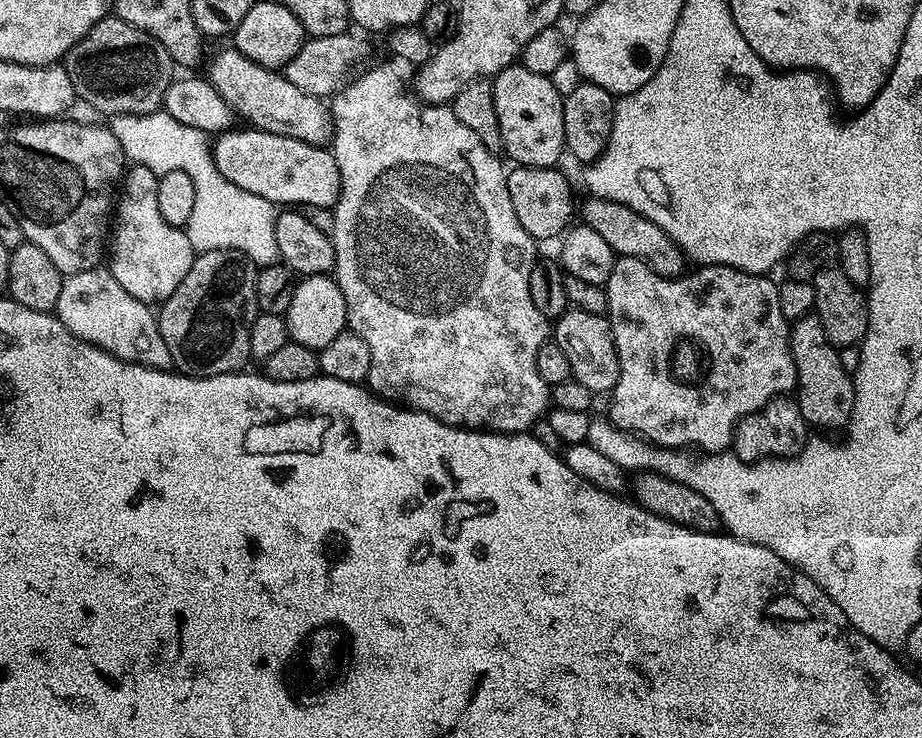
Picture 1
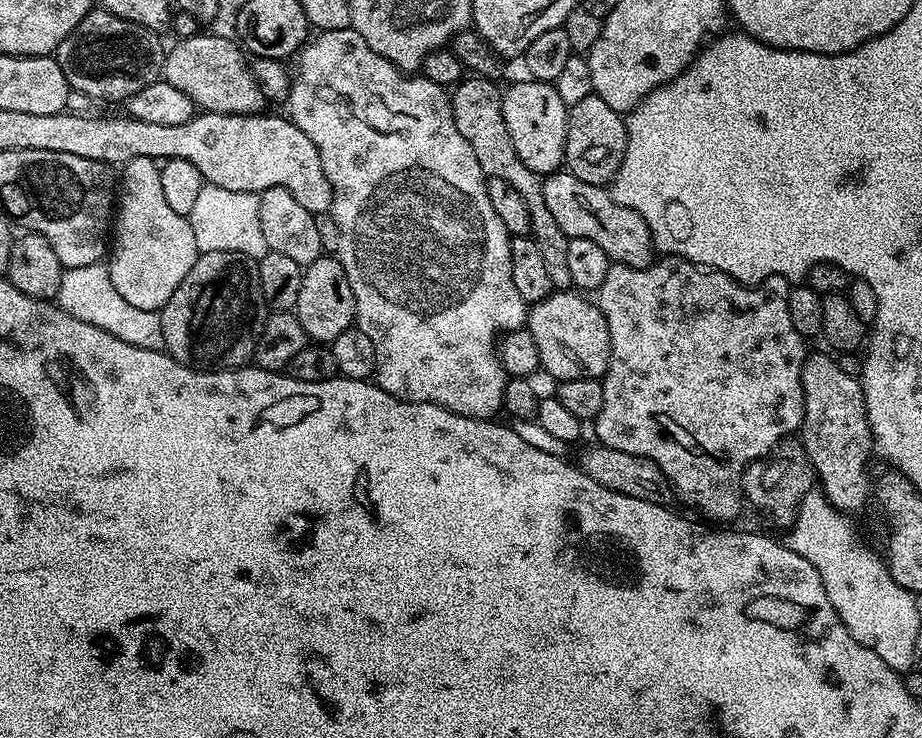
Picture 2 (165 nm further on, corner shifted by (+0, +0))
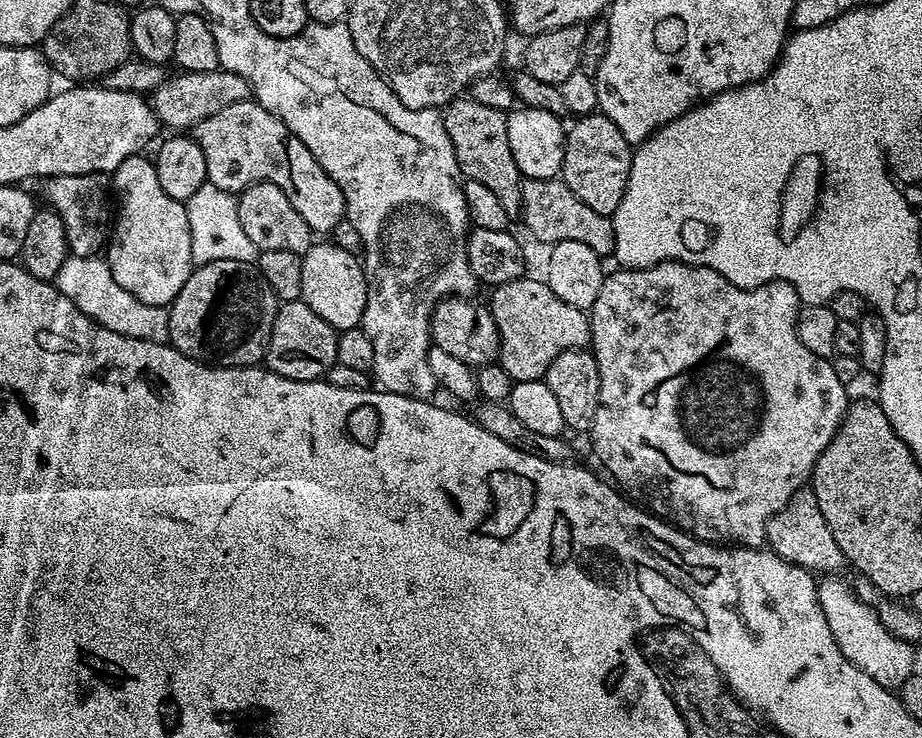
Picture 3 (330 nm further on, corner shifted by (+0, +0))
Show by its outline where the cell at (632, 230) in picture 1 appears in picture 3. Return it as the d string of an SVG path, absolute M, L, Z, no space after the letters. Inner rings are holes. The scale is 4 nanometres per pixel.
M521 179L522 186L522 221L528 232L545 246L558 242L582 242L582 246L590 246L594 254L601 258L611 257L614 253L614 226L609 217L598 214L598 210L590 210L582 198L574 195L574 190L564 184L563 179L529 180Z

